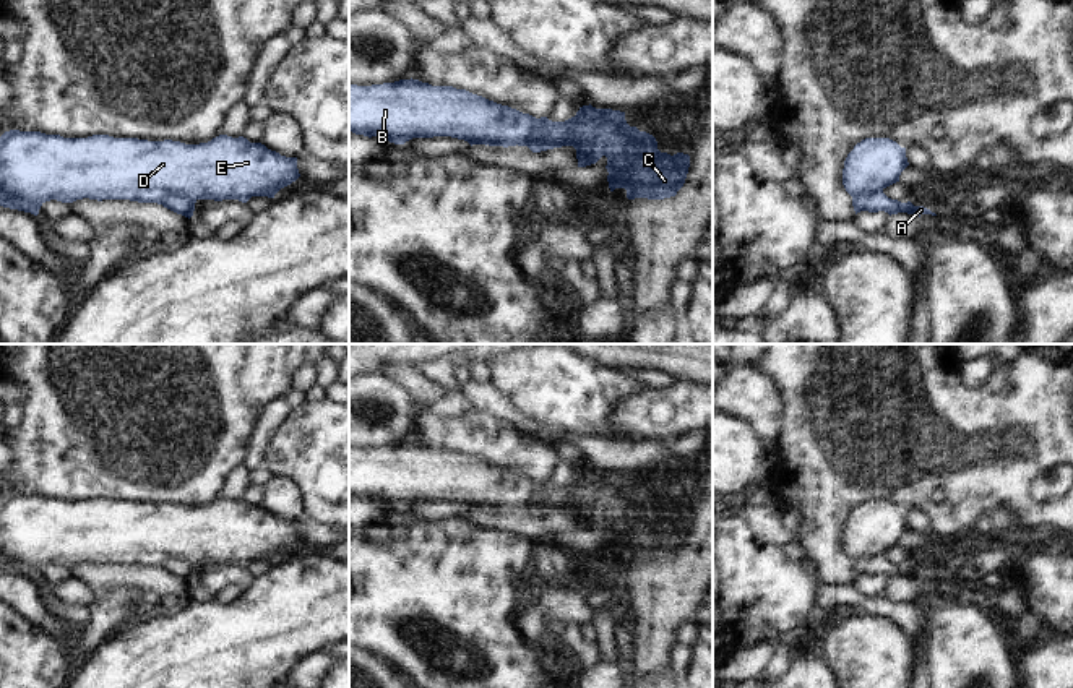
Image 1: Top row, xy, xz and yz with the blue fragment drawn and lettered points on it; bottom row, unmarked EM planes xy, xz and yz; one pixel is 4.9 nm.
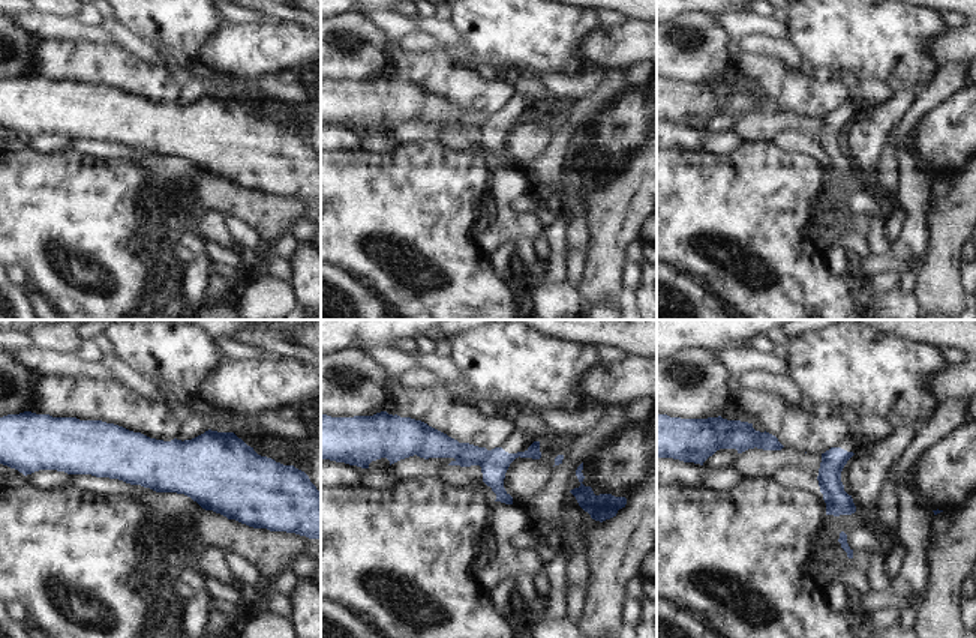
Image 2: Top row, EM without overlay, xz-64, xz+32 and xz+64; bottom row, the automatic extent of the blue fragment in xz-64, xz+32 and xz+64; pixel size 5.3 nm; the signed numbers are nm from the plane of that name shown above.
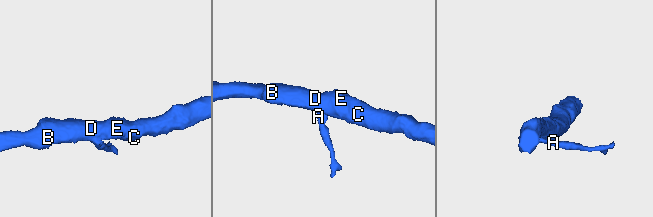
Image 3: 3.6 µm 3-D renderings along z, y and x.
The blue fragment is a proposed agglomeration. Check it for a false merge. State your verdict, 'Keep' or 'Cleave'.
Cleave.

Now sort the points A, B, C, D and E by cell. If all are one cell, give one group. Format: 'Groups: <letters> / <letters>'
Groups: A / B C D E.

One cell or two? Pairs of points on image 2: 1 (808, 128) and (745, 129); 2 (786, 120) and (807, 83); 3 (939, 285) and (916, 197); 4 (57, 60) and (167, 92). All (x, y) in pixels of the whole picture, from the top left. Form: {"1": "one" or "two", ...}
{"1": "one", "2": "two", "3": "two", "4": "one"}

